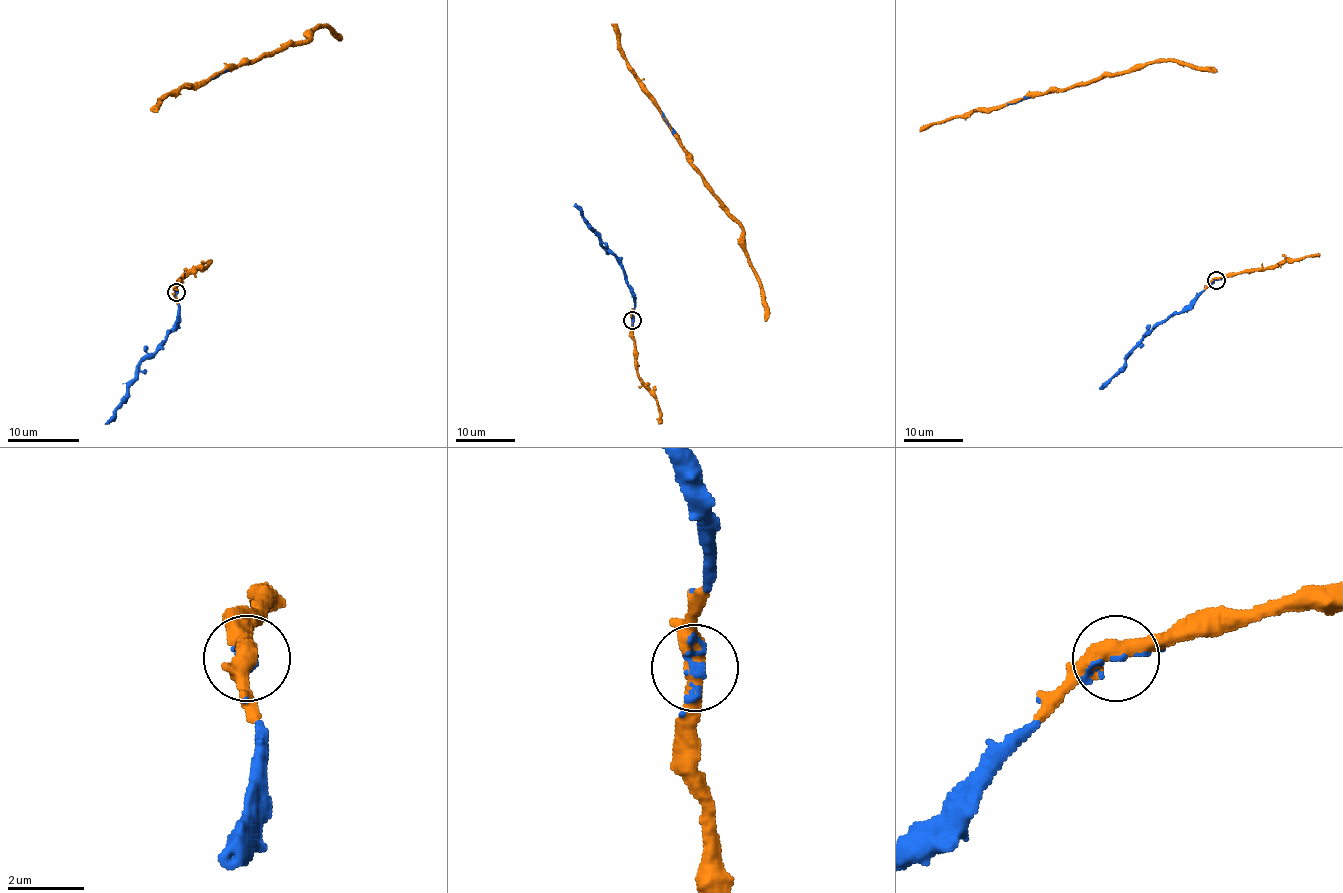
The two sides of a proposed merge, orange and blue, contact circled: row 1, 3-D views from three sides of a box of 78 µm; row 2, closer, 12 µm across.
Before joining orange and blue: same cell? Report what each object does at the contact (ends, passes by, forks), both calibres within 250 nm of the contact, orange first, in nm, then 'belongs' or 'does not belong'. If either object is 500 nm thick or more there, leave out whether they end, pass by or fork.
orange passes by; blue ends there; 460 nm thick on the orange side, 160 nm on the other; belongs

